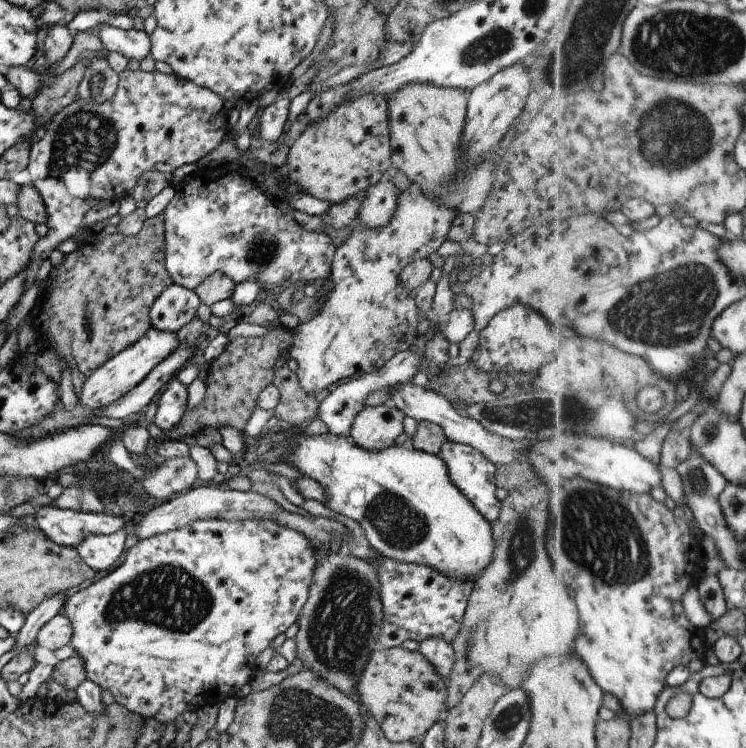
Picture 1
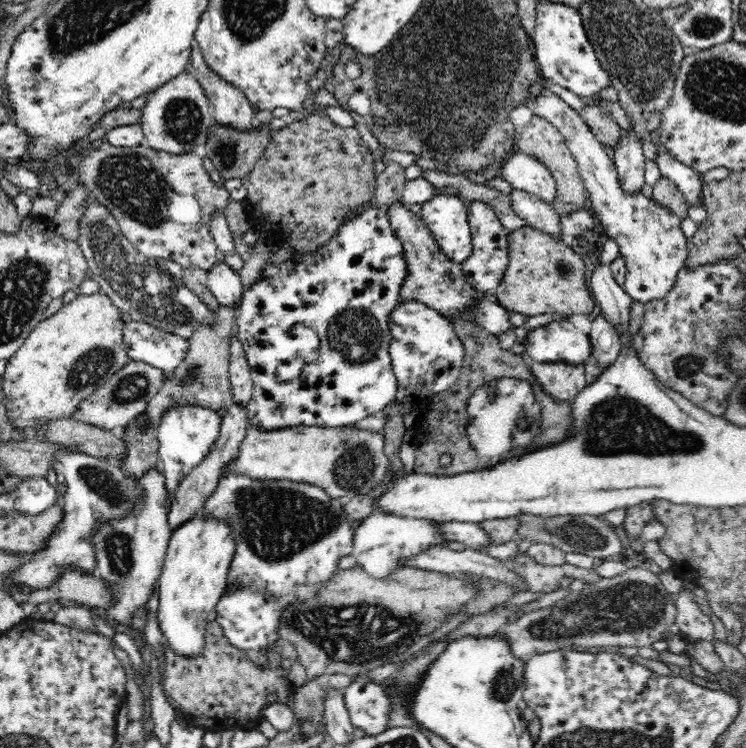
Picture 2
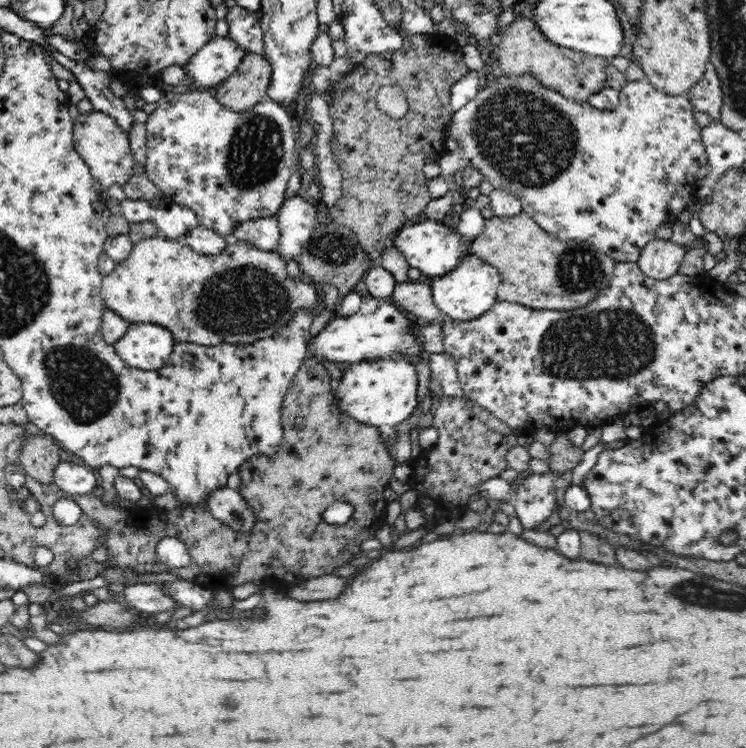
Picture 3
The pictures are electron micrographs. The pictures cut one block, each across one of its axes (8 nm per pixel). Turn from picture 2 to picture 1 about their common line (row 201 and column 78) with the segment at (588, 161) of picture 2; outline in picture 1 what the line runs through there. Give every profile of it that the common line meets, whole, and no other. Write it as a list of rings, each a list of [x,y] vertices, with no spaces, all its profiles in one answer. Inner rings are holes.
[[[197,519],[165,534],[140,539],[138,544],[127,552],[122,566],[112,570],[102,580],[92,582],[88,588],[82,588],[76,594],[65,598],[62,614],[70,620],[74,630],[70,646],[75,648],[76,654],[84,660],[87,679],[109,691],[114,702],[142,716],[144,720],[156,718],[158,723],[166,726],[184,711],[193,711],[202,705],[220,706],[226,696],[237,695],[242,686],[254,680],[260,670],[257,664],[259,655],[270,647],[279,634],[284,635],[288,628],[298,621],[301,609],[308,601],[314,579],[317,566],[315,552],[310,539],[304,534],[271,519]]]

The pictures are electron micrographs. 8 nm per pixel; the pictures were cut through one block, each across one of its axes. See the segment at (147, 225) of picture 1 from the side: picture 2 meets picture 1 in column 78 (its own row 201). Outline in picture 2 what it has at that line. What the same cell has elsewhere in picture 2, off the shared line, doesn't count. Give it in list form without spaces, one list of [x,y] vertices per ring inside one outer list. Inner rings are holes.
[[[315,111],[299,121],[293,121],[271,133],[266,150],[241,180],[248,191],[245,207],[253,223],[253,230],[276,237],[281,244],[292,247],[293,256],[308,256],[334,238],[339,229],[355,217],[352,210],[368,204],[375,196],[377,186],[374,157],[366,141],[354,127],[338,126],[328,115]]]

